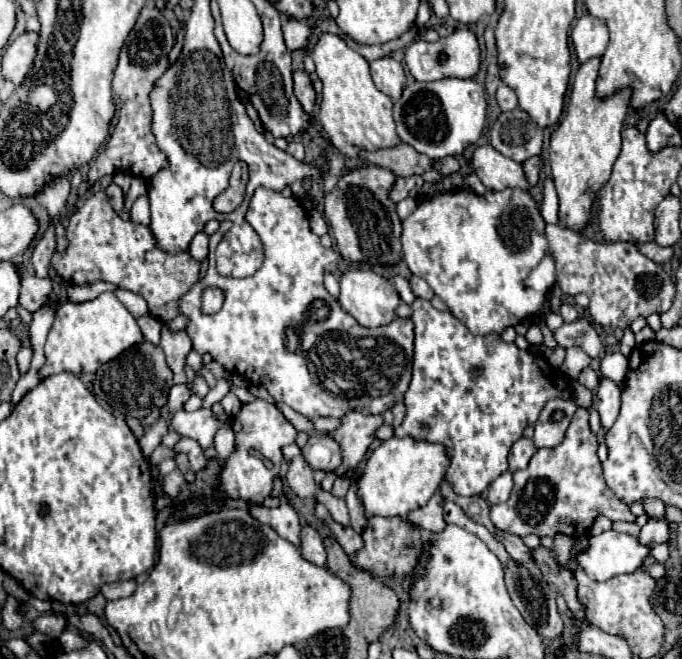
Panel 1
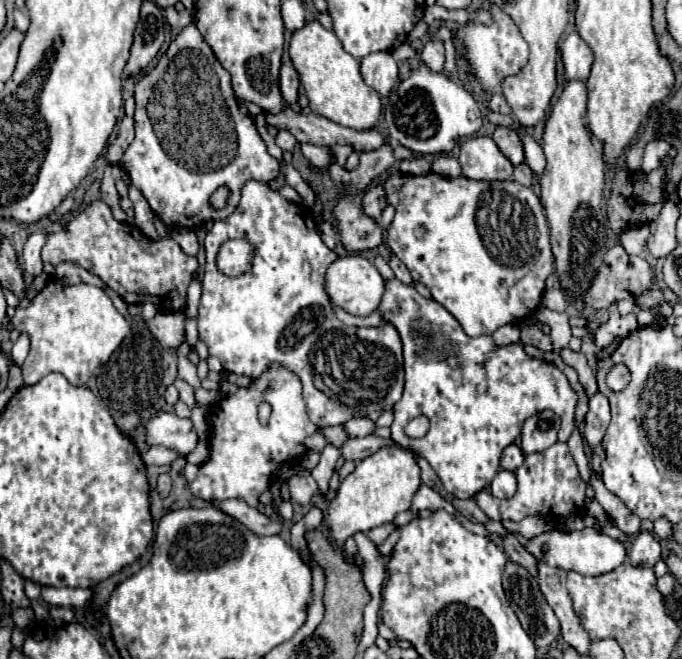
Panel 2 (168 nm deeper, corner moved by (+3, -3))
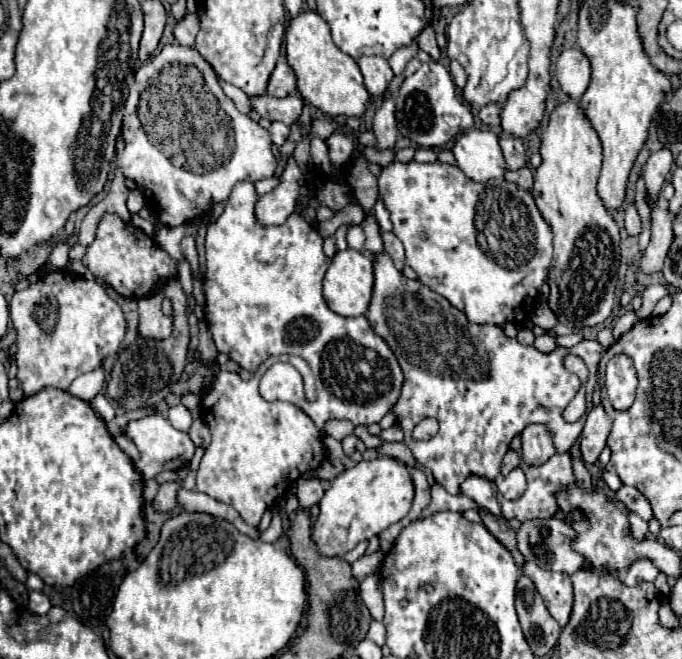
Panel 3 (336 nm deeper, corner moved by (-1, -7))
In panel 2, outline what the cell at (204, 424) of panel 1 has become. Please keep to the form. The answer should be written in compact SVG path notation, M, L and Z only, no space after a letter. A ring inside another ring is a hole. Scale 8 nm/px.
M162 411L154 415L146 425L150 445L164 445L188 455L198 445L198 435L190 419L180 419L176 413Z

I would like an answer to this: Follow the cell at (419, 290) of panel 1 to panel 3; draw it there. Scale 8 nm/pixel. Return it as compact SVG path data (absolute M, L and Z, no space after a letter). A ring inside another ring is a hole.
M382 233L382 239L384 239L384 251L392 257L394 265L398 271L402 271L404 267L404 247L400 243L400 239L394 235L394 233Z

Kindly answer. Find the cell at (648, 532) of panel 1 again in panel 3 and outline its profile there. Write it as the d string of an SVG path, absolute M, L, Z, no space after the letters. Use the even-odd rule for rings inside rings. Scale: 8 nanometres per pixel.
M640 559L628 569L628 573L624 577L624 583L628 587L632 587L632 585L636 585L640 581L654 581L658 577L658 573L660 571L652 563L648 563L648 559Z

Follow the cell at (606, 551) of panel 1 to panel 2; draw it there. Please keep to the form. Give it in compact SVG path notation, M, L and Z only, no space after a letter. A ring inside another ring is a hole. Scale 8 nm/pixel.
M586 527L582 531L570 531L570 533L562 533L562 531L548 531L542 533L534 539L530 539L526 543L526 549L538 559L538 561L546 561L552 567L560 567L566 571L576 571L584 577L596 577L596 575L604 575L614 571L616 567L620 567L628 553L622 541L612 539L608 535L602 535L600 531L596 531L594 527Z

